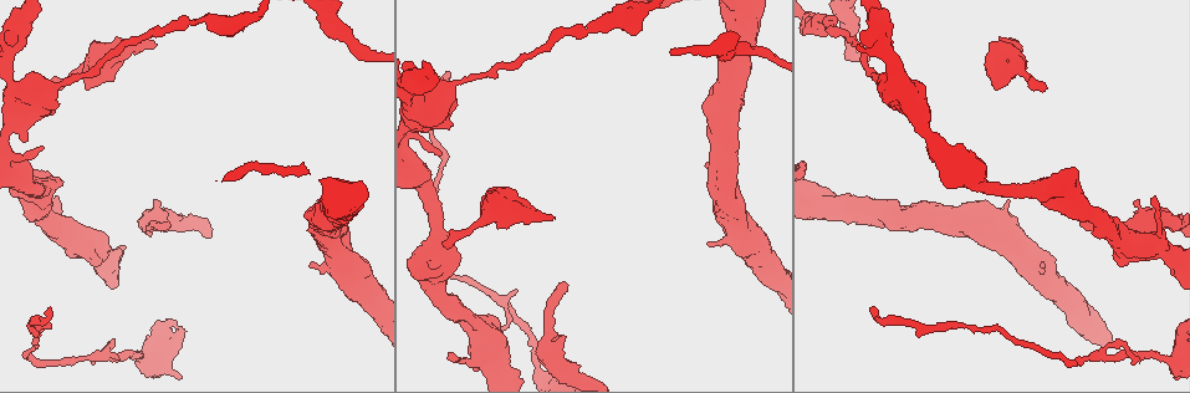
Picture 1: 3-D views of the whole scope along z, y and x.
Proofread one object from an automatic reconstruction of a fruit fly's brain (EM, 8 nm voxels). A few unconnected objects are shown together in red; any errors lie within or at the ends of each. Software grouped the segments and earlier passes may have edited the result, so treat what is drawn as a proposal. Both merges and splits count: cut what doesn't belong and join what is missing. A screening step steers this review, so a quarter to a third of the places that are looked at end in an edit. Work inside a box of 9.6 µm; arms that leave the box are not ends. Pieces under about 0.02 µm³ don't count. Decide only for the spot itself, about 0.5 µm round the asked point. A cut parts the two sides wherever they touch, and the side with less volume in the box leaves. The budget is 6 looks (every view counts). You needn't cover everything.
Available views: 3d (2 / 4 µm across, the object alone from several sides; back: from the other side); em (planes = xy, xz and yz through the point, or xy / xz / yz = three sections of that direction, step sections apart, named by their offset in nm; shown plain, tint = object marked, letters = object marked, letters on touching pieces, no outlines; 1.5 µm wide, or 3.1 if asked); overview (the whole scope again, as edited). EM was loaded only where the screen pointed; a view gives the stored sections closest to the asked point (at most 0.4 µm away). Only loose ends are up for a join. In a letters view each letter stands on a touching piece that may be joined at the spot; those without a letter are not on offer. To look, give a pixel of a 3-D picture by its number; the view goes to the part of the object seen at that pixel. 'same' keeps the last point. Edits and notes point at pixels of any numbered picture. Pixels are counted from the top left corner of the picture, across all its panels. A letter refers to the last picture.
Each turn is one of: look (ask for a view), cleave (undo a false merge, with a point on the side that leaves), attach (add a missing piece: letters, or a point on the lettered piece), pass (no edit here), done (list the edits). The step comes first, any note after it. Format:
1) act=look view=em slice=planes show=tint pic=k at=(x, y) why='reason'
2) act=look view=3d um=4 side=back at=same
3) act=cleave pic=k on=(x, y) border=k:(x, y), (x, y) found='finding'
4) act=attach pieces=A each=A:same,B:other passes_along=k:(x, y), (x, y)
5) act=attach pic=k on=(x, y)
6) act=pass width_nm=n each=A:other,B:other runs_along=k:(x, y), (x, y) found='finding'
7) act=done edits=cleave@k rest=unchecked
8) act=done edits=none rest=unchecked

act=look view=em slice=xy step=4 show=tint pic=1 at=(551, 220) why='an open end'

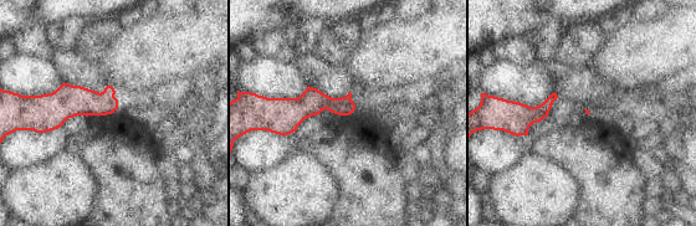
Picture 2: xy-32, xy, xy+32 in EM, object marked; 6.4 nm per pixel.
act=look view=em slice=planes show=letters at=same

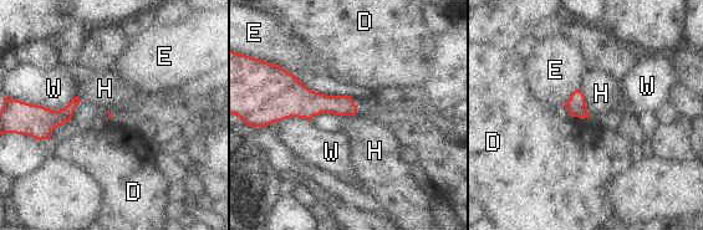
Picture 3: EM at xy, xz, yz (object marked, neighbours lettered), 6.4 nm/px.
act=pass longest_contact=W:340nm each=D:other,E:other,H:other,W:other found='no lettered piece goes on from it'

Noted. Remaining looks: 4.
act=look view=em um=3.1 slice=planes show=letters pic=1 at=(168, 228) why='free end'

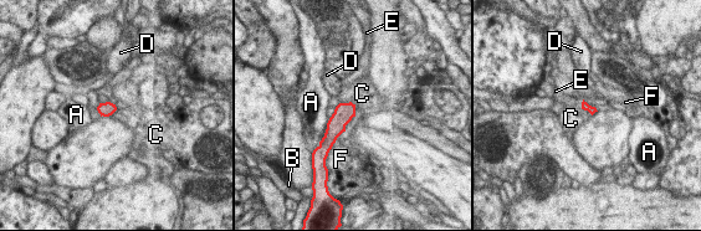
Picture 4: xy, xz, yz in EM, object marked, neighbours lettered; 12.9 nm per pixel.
act=attach pic=4 on=(567, 101) each=A:other,B:other,C:other,D:other,E:same,F:other found='it goes on there'

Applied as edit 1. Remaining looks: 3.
act=done edits=attach@4 rest=unchecked

